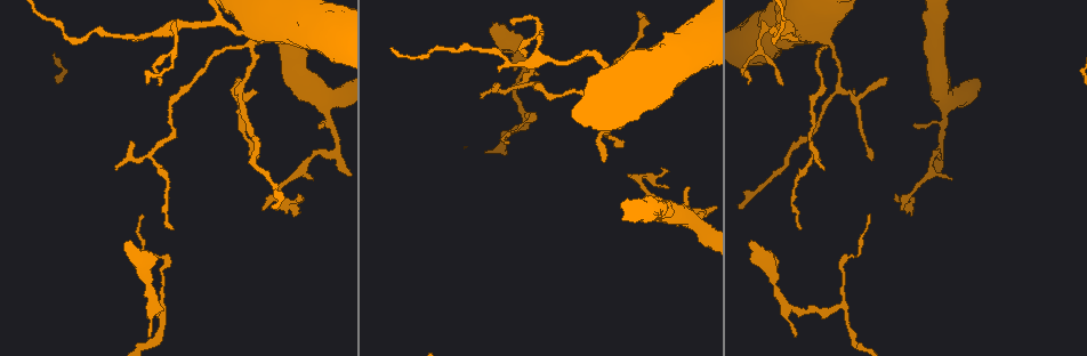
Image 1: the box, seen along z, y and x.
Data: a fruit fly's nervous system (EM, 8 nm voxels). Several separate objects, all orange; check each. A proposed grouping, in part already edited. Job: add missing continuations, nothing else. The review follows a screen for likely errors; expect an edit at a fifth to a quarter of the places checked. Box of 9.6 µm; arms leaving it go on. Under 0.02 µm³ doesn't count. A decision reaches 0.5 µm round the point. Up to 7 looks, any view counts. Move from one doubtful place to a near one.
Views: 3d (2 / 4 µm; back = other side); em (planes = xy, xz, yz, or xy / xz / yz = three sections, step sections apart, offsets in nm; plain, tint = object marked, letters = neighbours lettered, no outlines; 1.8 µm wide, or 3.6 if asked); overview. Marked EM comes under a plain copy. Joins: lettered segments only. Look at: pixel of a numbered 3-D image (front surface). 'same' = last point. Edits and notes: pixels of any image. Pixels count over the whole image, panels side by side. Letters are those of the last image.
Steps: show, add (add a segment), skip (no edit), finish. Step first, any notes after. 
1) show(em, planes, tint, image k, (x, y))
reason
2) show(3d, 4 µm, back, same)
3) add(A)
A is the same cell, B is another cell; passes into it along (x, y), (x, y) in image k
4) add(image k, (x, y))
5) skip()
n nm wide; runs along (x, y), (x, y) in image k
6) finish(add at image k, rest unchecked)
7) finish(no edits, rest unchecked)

show(em, planes, letters, image 1, (844, 305))
sharp bend

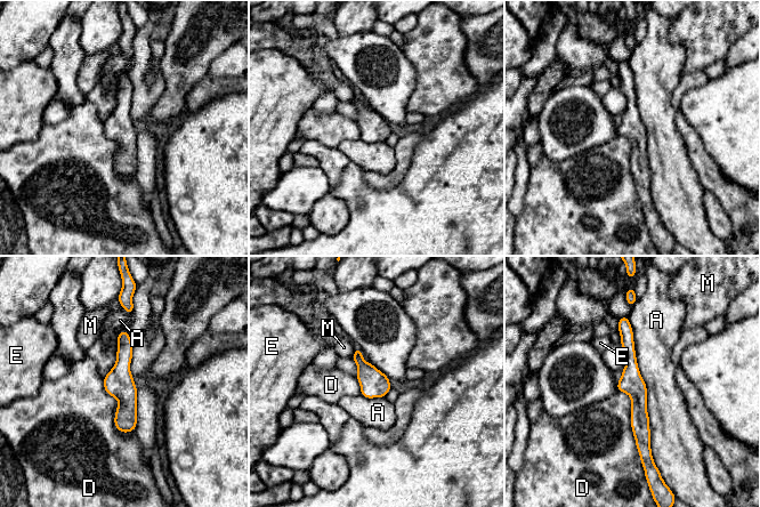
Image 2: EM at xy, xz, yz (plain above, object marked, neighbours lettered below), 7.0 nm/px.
skip()
160 nm wide; A, D, E and M are other cells; runs along (623, 320), (645, 451) in image 2; no lettered segment goes on from it

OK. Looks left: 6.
show(em, yz, step 8, tint, image 1, (907, 195))
abrupt turn

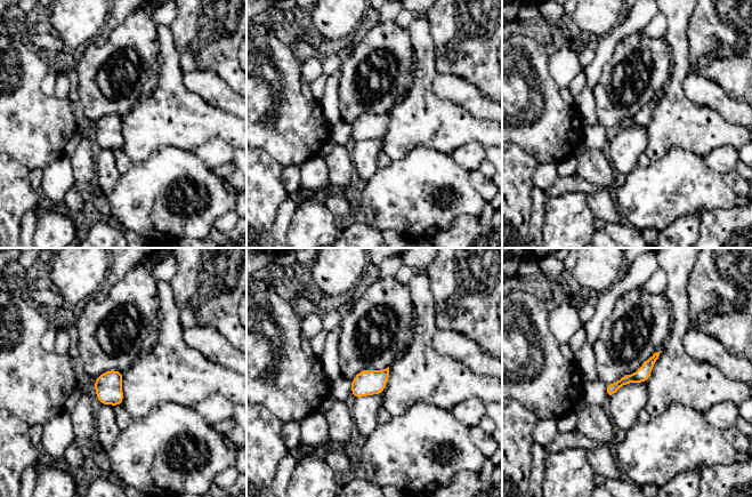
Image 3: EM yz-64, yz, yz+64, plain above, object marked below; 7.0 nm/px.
show(em, planes, letters, same)
another direction

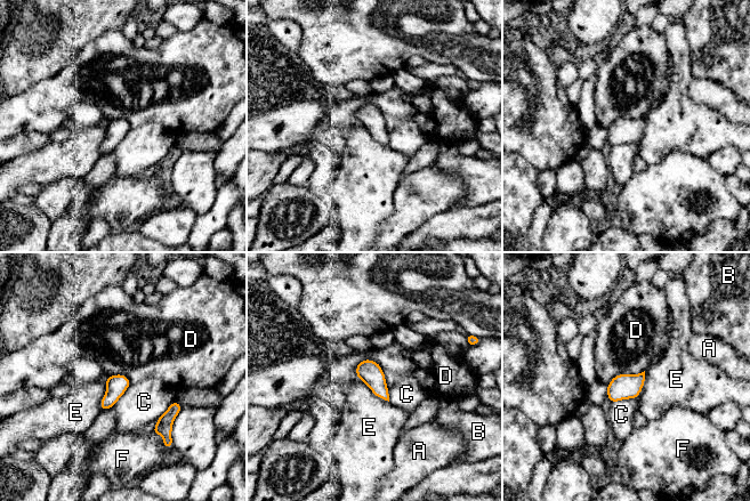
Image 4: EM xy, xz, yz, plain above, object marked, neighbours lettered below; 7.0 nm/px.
skip()
A, B, C, D, E and F are other cells; border along (644, 370), (618, 373), (607, 385) in image 4; none of them fits

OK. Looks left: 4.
show(em, planes, letters, image 1, (497, 22))
an open end

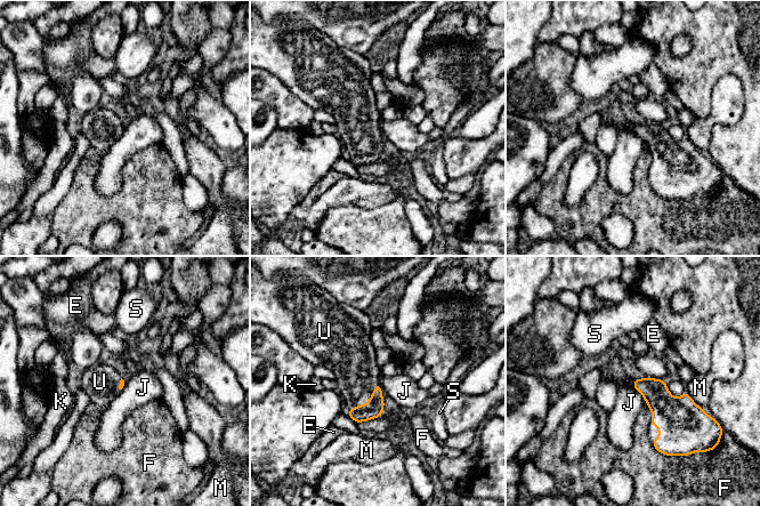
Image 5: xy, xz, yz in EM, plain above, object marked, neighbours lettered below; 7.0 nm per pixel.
add(U)
U is the same cell, E, F, J, K, M and S are other cells; passes into it along (373, 409), (369, 401), (356, 374) in image 5; it goes on there

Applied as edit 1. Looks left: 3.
finish(add at image 5, rest unchecked)

